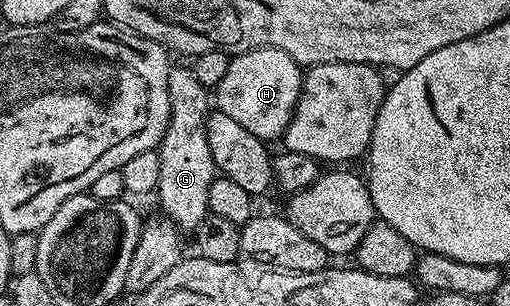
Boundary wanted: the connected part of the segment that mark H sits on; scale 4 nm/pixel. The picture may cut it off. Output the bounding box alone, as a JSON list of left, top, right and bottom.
[216,47,303,141]

